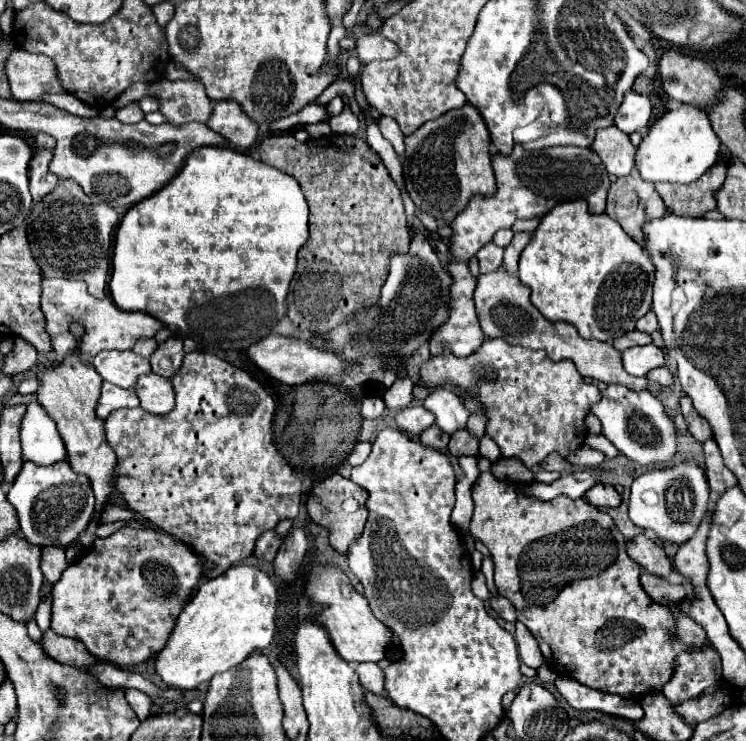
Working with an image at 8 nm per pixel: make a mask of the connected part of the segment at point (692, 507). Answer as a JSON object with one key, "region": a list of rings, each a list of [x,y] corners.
{"region":[[[680,463],[668,469],[654,469],[634,479],[630,495],[630,519],[634,525],[652,531],[660,543],[686,543],[708,511],[710,491],[704,471],[696,463]]]}

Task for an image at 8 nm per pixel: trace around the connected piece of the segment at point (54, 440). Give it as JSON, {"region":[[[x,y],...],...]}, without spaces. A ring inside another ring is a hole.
{"region":[[[40,403],[28,405],[20,427],[20,439],[24,461],[52,465],[66,459],[66,449],[58,435],[56,423],[50,419],[44,407],[40,407]]]}

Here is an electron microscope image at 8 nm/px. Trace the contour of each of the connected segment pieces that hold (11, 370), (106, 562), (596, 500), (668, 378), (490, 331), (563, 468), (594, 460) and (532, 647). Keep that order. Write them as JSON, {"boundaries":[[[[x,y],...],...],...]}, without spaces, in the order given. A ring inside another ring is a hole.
{"boundaries":[[[[14,339],[14,347],[6,355],[4,373],[8,373],[8,375],[24,373],[36,363],[36,357],[38,357],[38,351],[32,347],[32,343],[28,343],[24,339]]],[[[124,527],[116,533],[112,533],[110,537],[106,539],[96,539],[90,553],[86,557],[80,557],[76,563],[72,563],[60,577],[60,581],[52,587],[52,597],[54,597],[54,603],[52,603],[52,629],[60,635],[68,635],[68,637],[74,637],[74,639],[80,639],[86,649],[90,651],[90,655],[94,655],[96,659],[100,661],[108,661],[108,663],[114,663],[118,667],[126,667],[126,665],[138,665],[146,659],[150,659],[152,655],[156,655],[158,651],[164,649],[172,629],[174,629],[174,623],[184,607],[184,603],[190,599],[190,593],[192,593],[192,587],[198,585],[202,577],[202,561],[198,555],[192,553],[192,547],[160,529],[146,529],[146,531],[136,531],[136,529],[130,529],[130,527]]],[[[598,483],[592,489],[588,489],[586,499],[594,507],[618,507],[622,503],[622,497],[618,495],[618,491],[606,483]]],[[[656,367],[646,377],[652,379],[652,381],[656,381],[656,383],[660,383],[660,385],[672,385],[672,381],[674,381],[672,375],[670,375],[670,371],[666,367]]],[[[504,269],[484,273],[478,277],[476,291],[474,291],[474,303],[476,303],[480,327],[486,337],[504,339],[510,345],[520,343],[522,347],[528,347],[528,349],[544,349],[548,353],[548,357],[554,361],[570,359],[570,361],[574,361],[574,365],[582,377],[590,377],[590,379],[604,381],[604,383],[618,383],[618,385],[630,387],[634,391],[648,389],[646,377],[632,377],[624,371],[620,353],[610,343],[582,339],[572,325],[562,323],[562,321],[550,323],[548,319],[544,319],[530,301],[530,289],[526,285],[522,285],[516,275],[508,275]]],[[[552,453],[552,455],[548,455],[548,457],[540,463],[540,469],[544,469],[544,471],[558,471],[558,473],[566,473],[566,471],[570,471],[570,469],[572,469],[572,465],[570,465],[564,457],[560,457],[558,453]]],[[[582,445],[580,449],[572,451],[572,455],[568,455],[566,459],[568,459],[574,467],[596,467],[596,465],[600,465],[600,463],[604,461],[604,453],[594,451],[594,449]]],[[[516,621],[516,635],[514,635],[516,643],[518,643],[518,653],[520,653],[520,661],[526,663],[532,669],[538,669],[544,663],[544,657],[540,653],[540,647],[536,643],[536,639],[530,635],[530,631]]]]}

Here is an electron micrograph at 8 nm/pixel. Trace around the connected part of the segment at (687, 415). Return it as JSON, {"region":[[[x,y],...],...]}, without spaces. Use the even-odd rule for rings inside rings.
{"region":[[[686,395],[682,397],[680,405],[682,405],[682,415],[684,415],[684,419],[686,419],[688,427],[690,427],[690,433],[692,433],[698,441],[702,441],[702,443],[704,443],[704,439],[710,439],[710,437],[712,437],[710,425],[696,413],[696,409],[692,407],[692,401],[690,401]]]}

